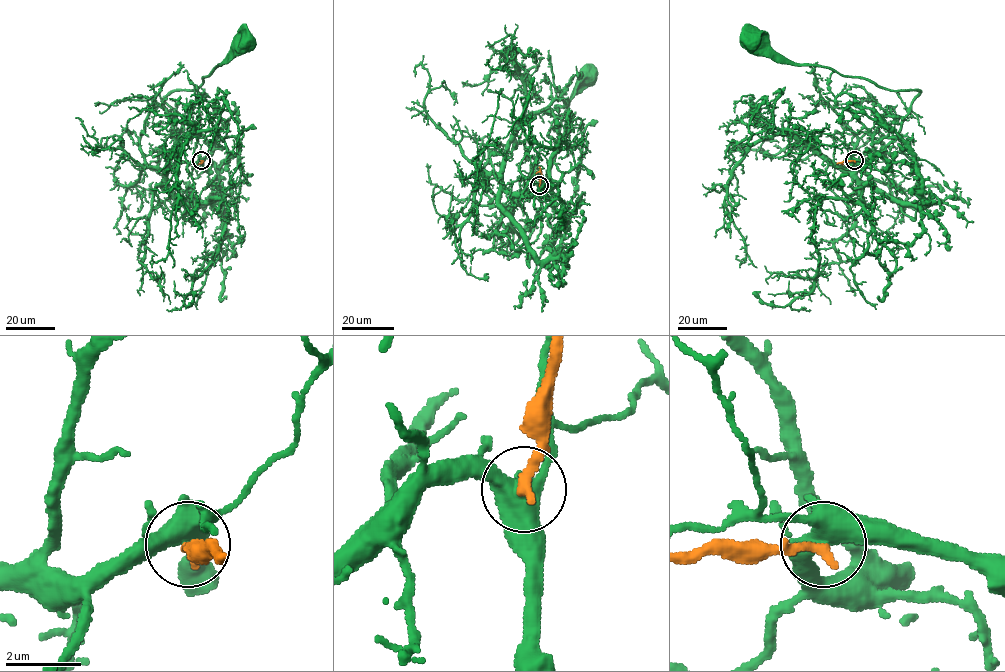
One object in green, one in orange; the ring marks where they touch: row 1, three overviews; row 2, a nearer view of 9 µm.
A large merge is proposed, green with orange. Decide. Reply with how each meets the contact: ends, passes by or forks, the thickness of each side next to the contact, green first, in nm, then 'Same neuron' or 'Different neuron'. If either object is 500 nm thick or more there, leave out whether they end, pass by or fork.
At the ring green forks. At the ring orange ends. Thickness 460 nm (green) against 300 nm. Different neuron

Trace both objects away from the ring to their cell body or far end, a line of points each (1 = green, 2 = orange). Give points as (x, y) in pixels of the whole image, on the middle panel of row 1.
1: (538, 185), (516, 195), (512, 227), (518, 239), (500, 248), (504, 254), (527, 238), (560, 119), (590, 74)
2: (539, 185), (541, 173), (536, 173)

